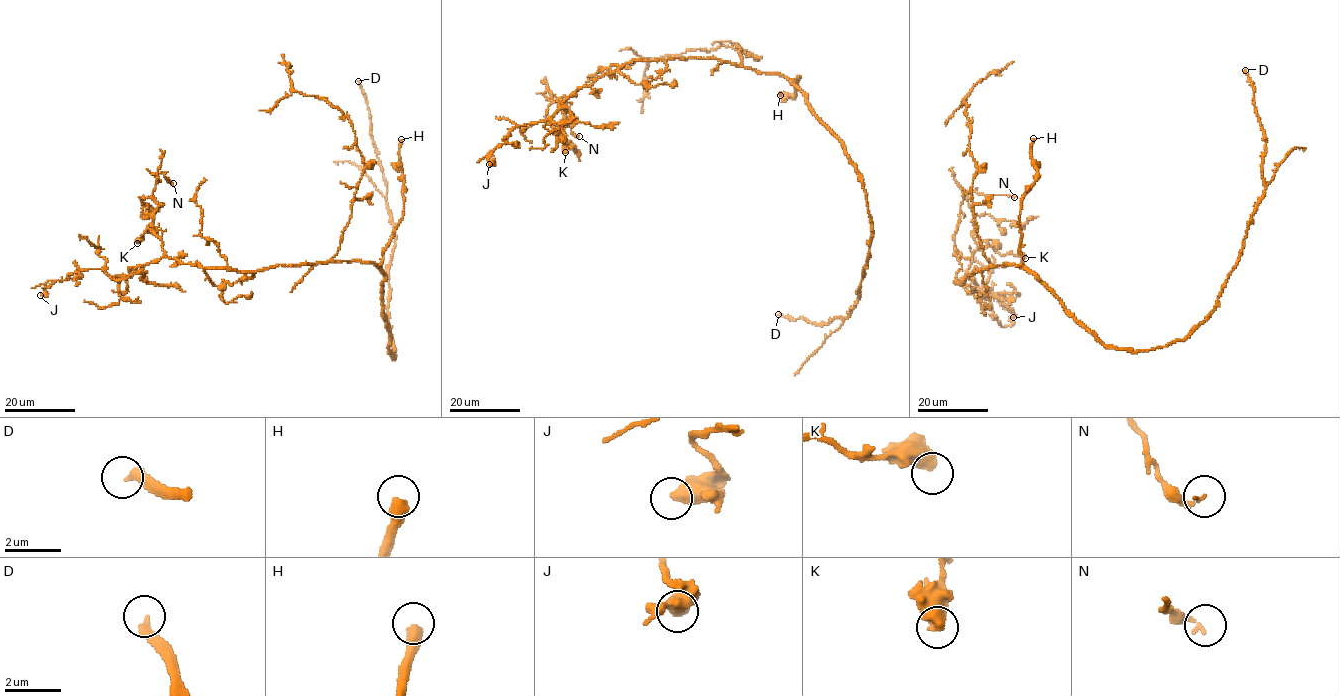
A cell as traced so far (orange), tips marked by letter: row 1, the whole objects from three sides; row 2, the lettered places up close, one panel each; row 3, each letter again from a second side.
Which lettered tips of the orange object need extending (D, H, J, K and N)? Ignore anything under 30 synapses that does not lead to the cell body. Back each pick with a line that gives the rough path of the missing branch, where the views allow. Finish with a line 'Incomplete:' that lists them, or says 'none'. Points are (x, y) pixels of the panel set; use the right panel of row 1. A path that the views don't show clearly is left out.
D: missing branch runs (1245, 70), (1244, 55), (1259, 41), (1259, 20)
H: missing branch runs (1033, 138), (1046, 107), (1048, 61), (1121, 10), (1163, 7), (1195, 35), (1213, 86), (1183, 92)
Incomplete: D, H

